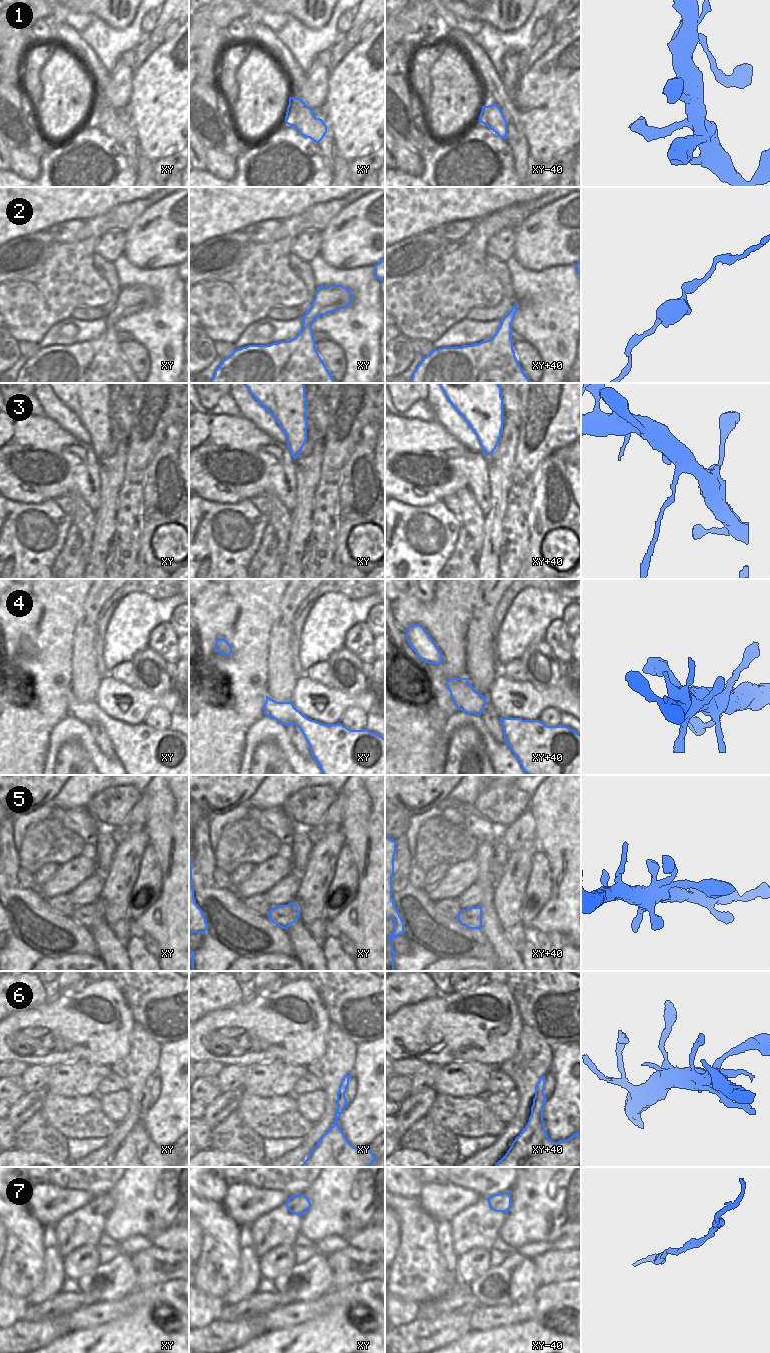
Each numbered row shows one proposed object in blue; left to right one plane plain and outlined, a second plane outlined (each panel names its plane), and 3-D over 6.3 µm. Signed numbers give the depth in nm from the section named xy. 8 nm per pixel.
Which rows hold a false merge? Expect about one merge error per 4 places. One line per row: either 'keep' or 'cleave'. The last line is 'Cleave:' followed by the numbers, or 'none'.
1: keep
2: keep
3: cleave
4: keep
5: keep
6: keep
7: keep
Cleave: 3

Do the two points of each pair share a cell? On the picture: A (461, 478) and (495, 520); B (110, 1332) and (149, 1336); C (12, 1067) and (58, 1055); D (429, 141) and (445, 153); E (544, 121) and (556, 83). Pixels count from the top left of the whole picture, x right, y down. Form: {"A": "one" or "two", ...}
{"A": "two", "B": "one", "C": "two", "D": "two", "E": "one"}

